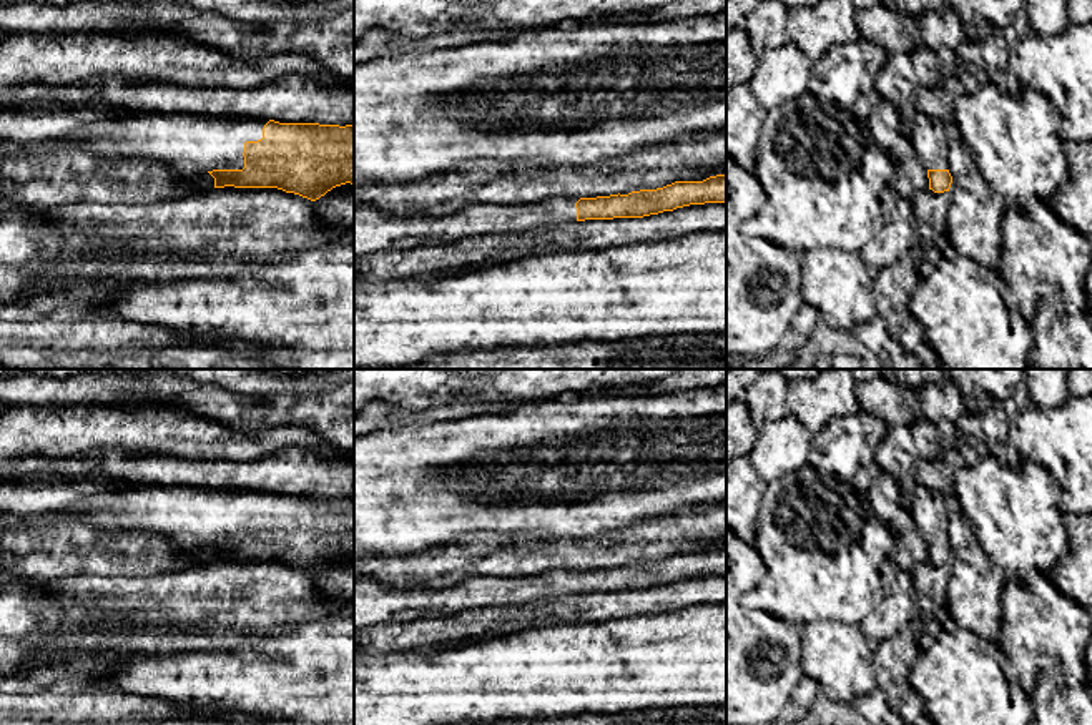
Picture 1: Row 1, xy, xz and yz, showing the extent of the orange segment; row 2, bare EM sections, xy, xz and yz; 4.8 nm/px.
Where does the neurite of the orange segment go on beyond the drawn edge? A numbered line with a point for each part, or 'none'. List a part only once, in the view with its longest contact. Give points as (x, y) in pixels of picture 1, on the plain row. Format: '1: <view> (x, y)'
1: xy (191, 517)

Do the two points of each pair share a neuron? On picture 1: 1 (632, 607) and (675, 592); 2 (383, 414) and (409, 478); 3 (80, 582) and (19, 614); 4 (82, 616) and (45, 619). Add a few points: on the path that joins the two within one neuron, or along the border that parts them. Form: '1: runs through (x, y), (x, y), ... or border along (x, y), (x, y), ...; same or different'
1: runs through (642, 601), (665, 597); same
2: border along (427, 423), (418, 428), (374, 429), (371, 433); different
3: border along (27, 582), (65, 597), (88, 599); different
4: runs through (73, 614), (54, 614); same

